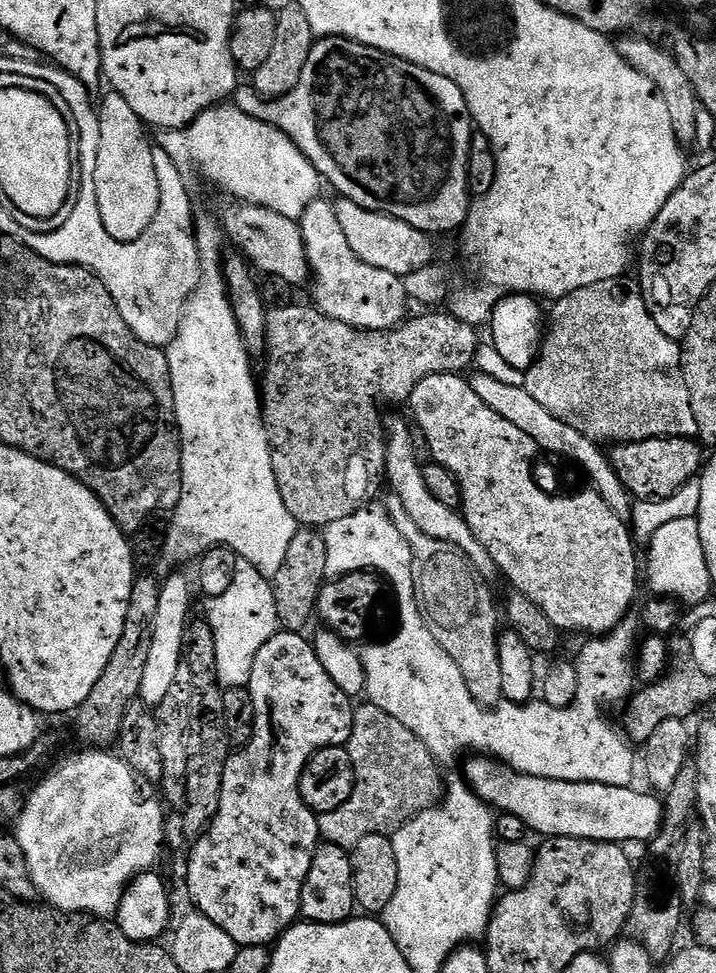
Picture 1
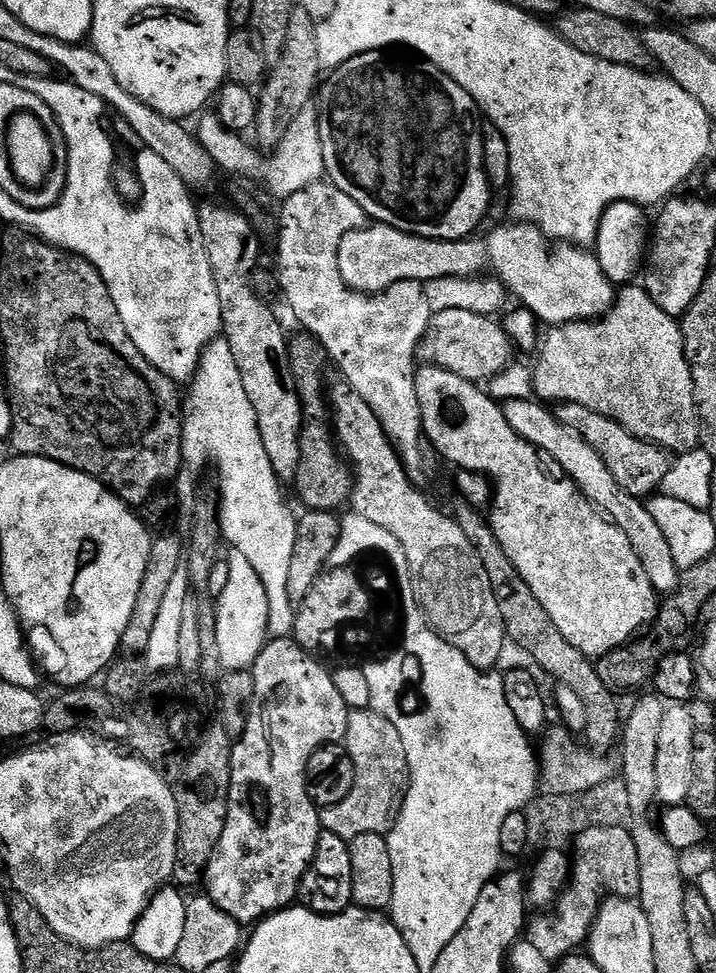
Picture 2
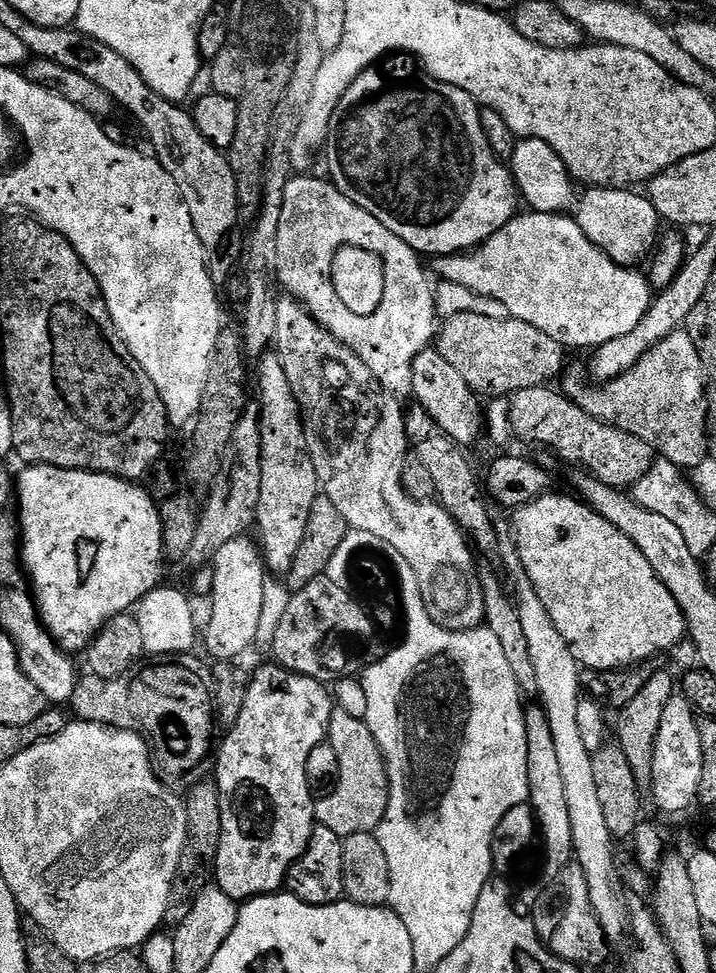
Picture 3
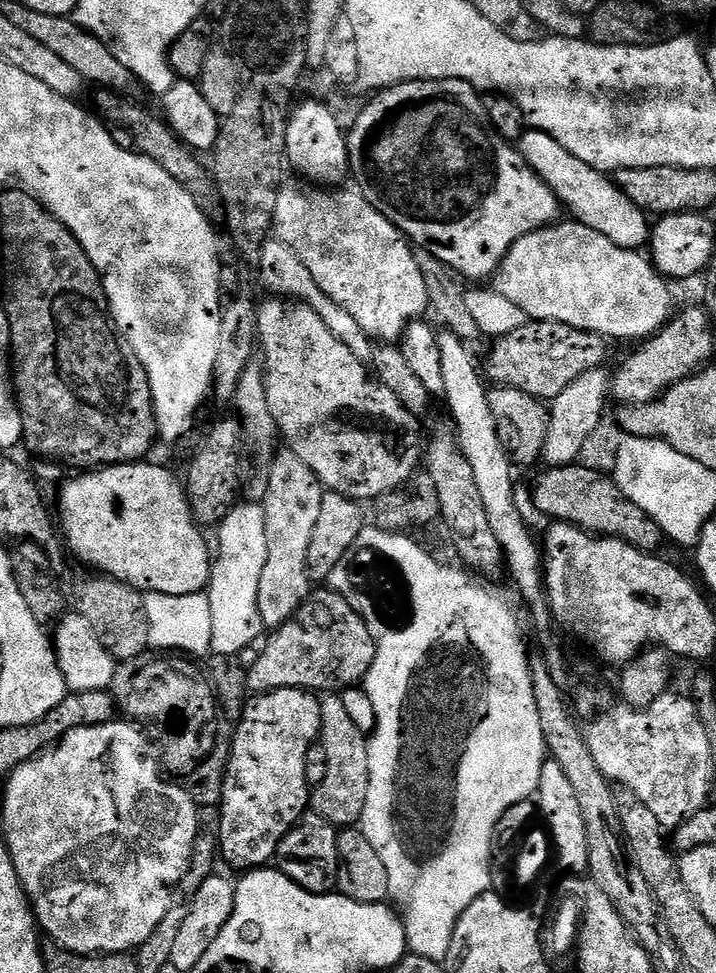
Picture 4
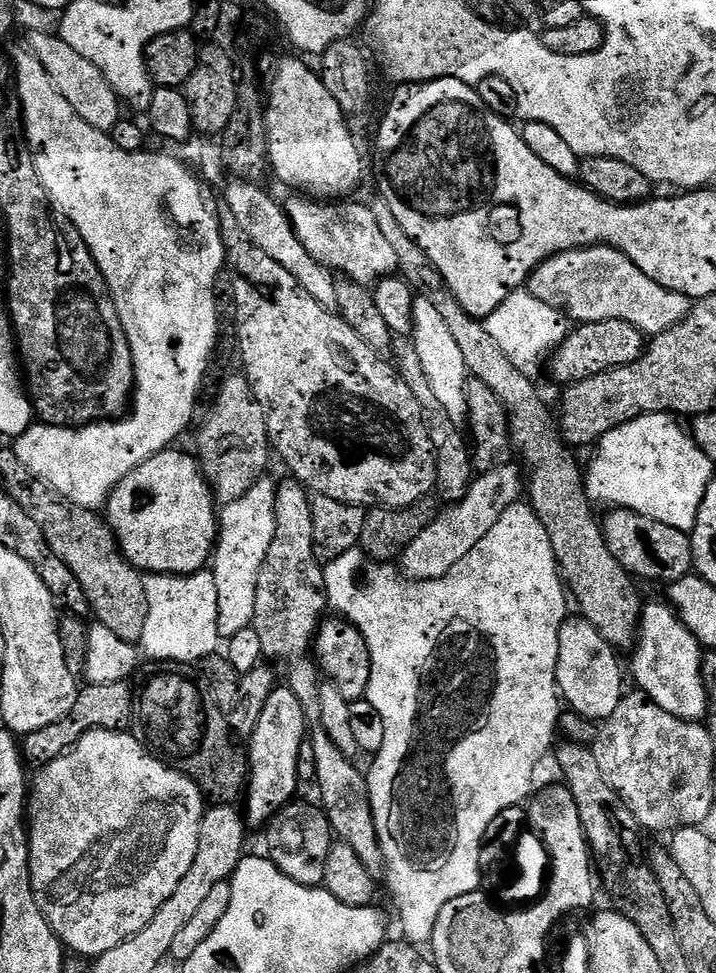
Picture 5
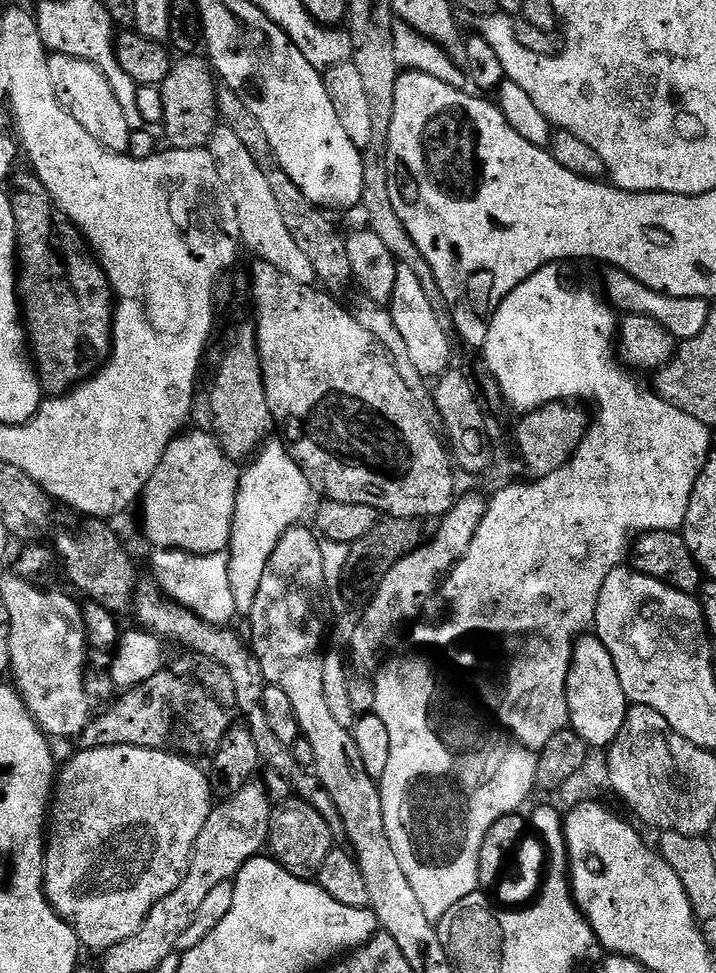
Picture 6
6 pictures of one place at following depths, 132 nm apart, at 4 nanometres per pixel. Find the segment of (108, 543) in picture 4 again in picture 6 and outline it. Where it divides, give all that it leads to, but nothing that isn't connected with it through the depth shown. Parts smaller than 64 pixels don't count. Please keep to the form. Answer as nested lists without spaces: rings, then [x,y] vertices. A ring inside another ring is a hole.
[[[211,431],[187,432],[170,442],[162,462],[154,470],[150,482],[146,482],[138,501],[138,509],[140,508],[141,514],[144,515],[144,536],[156,550],[173,548],[190,554],[222,552],[227,549],[232,537],[240,472],[232,457],[226,455]]]

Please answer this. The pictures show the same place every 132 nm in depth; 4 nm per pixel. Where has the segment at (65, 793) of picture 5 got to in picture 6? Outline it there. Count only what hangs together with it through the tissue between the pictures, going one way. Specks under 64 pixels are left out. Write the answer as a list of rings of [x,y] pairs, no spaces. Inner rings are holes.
[[[114,746],[113,748],[85,748],[77,751],[77,756],[68,765],[59,769],[54,785],[54,795],[50,805],[50,819],[46,824],[46,843],[44,846],[44,893],[52,904],[52,909],[76,932],[85,949],[103,950],[130,938],[142,926],[146,914],[166,894],[170,894],[182,882],[184,872],[192,857],[192,847],[206,826],[206,818],[214,807],[214,797],[209,777],[199,768],[199,763],[185,758],[171,750],[159,752],[153,748],[138,746]]]

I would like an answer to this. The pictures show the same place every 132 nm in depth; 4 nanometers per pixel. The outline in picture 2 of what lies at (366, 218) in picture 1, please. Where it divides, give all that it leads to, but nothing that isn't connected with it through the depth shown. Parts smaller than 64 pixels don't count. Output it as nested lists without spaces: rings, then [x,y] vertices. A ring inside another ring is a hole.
[[[375,222],[369,223],[367,226],[353,227],[342,238],[342,246],[338,246],[338,270],[342,274],[342,278],[346,282],[348,288],[353,288],[356,292],[363,292],[365,294],[375,294],[384,292],[390,286],[394,286],[403,280],[419,280],[427,282],[434,278],[458,278],[459,276],[471,276],[473,278],[479,277],[489,268],[491,275],[499,279],[500,283],[504,285],[509,293],[512,292],[517,296],[519,303],[523,307],[528,308],[536,316],[537,321],[543,322],[545,325],[555,326],[557,324],[569,324],[575,320],[594,320],[604,315],[609,308],[612,307],[614,299],[614,285],[608,280],[606,274],[602,272],[599,262],[591,251],[585,250],[583,247],[569,244],[567,242],[556,242],[551,244],[549,237],[545,236],[544,231],[537,228],[535,224],[527,222],[512,222],[509,228],[496,228],[489,234],[485,240],[476,240],[477,238],[469,238],[467,240],[431,240],[430,238],[422,238],[421,236],[412,236],[408,232],[403,232],[397,228],[391,228],[388,224],[378,224]]]

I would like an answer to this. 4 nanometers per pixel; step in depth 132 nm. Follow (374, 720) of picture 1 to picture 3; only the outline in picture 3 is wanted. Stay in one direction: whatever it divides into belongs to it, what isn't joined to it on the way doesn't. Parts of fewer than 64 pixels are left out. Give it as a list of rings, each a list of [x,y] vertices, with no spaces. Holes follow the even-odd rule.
[[[339,710],[332,713],[327,743],[332,744],[338,754],[338,763],[341,767],[340,781],[337,782],[331,795],[322,796],[316,800],[316,823],[326,826],[326,830],[334,830],[334,834],[338,834],[342,838],[363,832],[375,833],[384,820],[388,809],[388,799],[393,792],[388,778],[388,764],[384,761],[384,751],[380,748],[364,719],[359,720],[354,718],[354,714],[346,714]]]

